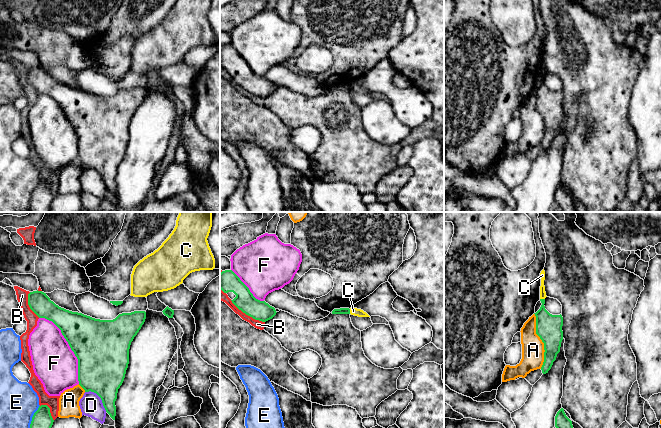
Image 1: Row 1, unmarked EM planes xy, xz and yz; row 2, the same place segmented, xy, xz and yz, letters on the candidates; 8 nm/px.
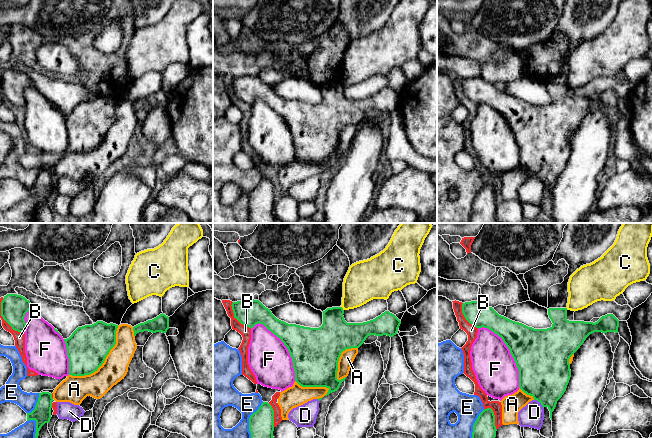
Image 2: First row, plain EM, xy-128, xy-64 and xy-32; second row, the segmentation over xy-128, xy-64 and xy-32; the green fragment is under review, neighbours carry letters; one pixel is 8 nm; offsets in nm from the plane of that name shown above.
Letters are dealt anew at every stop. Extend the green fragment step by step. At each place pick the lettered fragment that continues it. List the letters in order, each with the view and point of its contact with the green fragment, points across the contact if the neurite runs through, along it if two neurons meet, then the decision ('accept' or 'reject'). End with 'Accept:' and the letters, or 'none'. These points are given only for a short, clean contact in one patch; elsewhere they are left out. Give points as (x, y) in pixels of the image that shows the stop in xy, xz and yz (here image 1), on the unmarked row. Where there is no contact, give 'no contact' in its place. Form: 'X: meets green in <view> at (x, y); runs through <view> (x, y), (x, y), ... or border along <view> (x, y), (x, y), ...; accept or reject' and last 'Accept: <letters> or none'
A: meets green in yz at (542, 117); reject
B: meets green in xz at (247, 90); reject
C: meets green in xz at (349, 87); border along xz (349, 85), (350, 89); reject
D: meets green in xy at (99, 172); reject
E: meets green in xy at (32, 196); reject
F: meets green in xy at (69, 121); reject
Accept: none

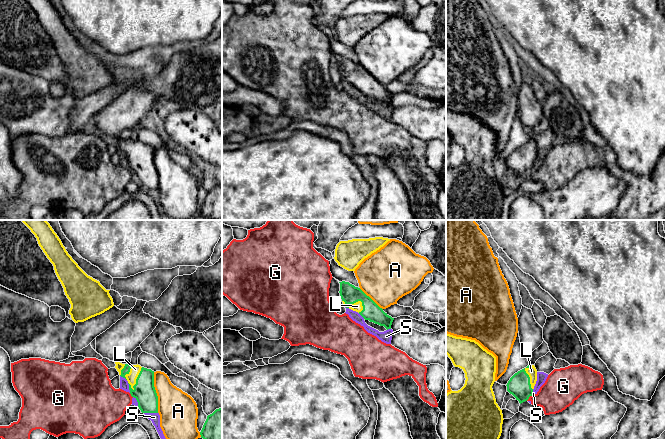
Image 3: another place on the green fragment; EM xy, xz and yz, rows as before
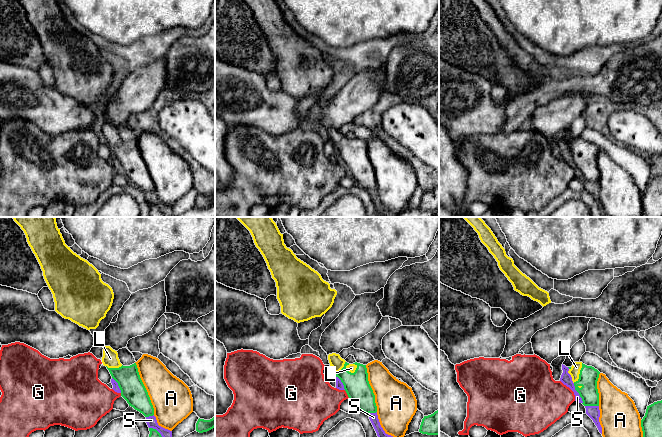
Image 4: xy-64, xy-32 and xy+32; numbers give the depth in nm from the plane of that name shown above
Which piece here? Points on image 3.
A: meets green in xy at (155, 168); reject
G: meets green in yz at (529, 172); reject
L: meets green in xy at (136, 155); runs through xy (144, 167), (136, 155), (135, 145); accept
S: meets green in xy at (151, 188); reject
Accept: L

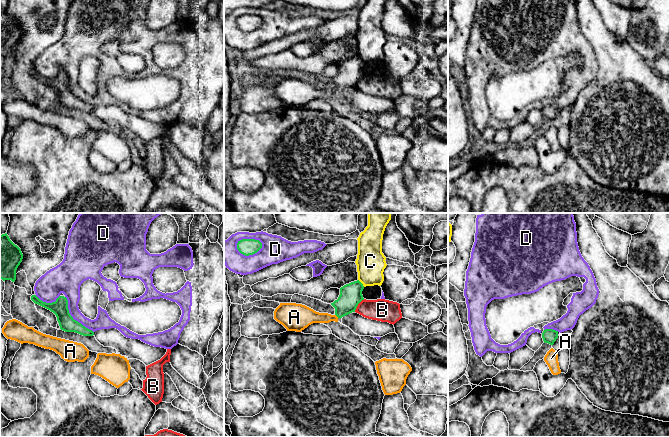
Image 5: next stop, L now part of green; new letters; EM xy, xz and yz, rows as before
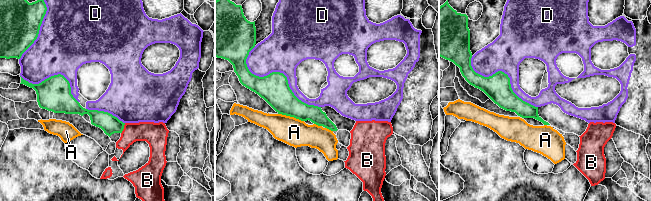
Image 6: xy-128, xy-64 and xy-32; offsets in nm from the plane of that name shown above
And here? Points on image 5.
A: meets green in xz at (337, 92); border along xz (335, 90), (338, 93); reject
B: meets green in xz at (357, 81); border along xz (364, 75), (354, 87); reject
C: meets green in xz at (361, 59); reject
D: meets green in xz at (247, 15); reject
Accept: none

